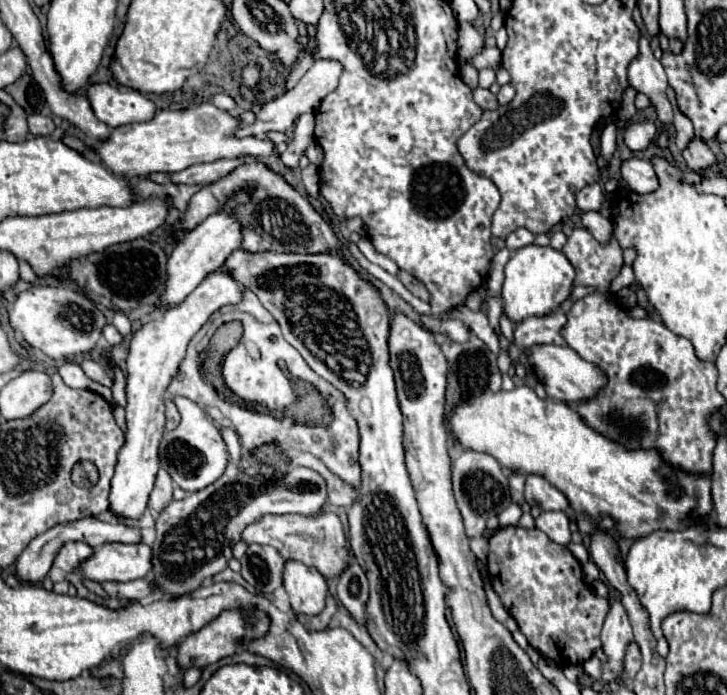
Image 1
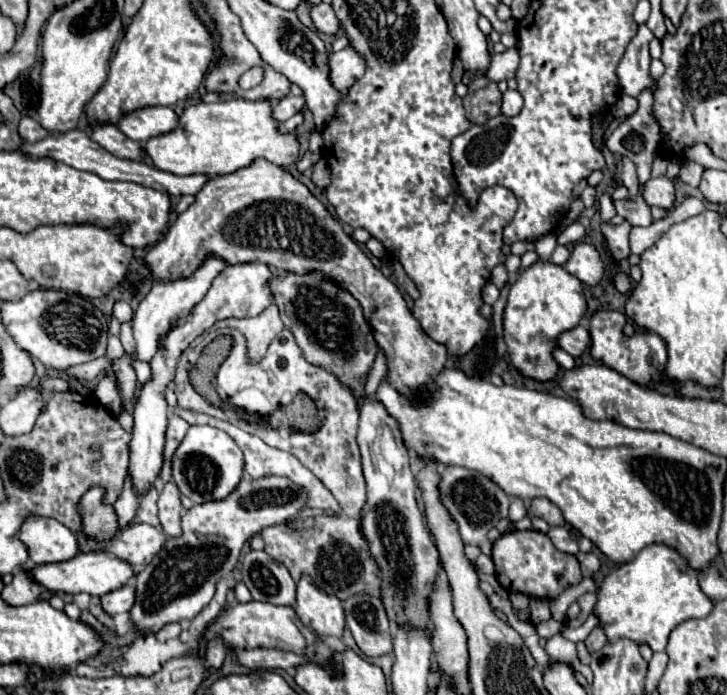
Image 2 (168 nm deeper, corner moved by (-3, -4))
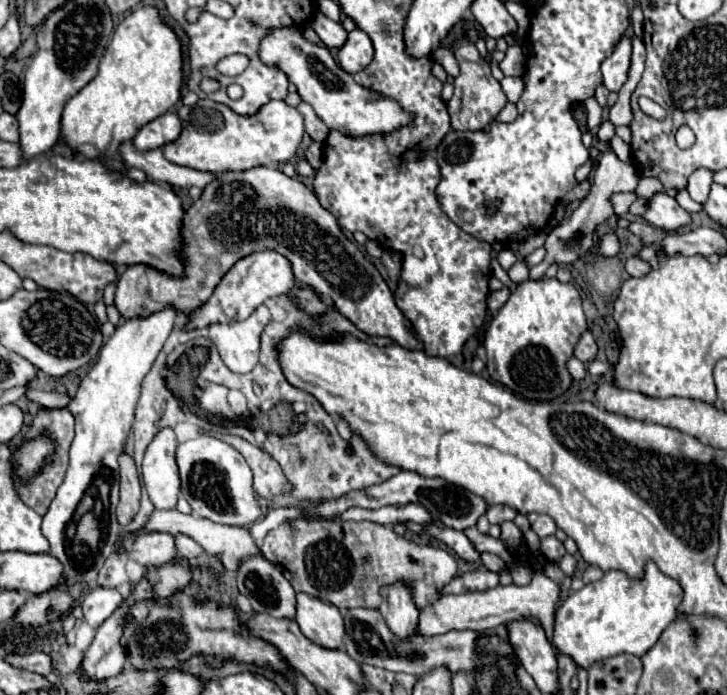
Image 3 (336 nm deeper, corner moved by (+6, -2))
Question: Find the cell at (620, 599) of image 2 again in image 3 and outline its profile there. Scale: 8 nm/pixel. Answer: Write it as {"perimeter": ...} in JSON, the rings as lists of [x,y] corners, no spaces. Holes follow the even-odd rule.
{"perimeter":[[[653,560],[647,562],[645,574],[641,578],[631,578],[623,570],[609,570],[601,580],[585,584],[581,590],[571,592],[571,596],[563,602],[563,606],[555,614],[555,632],[553,642],[559,652],[569,654],[577,666],[591,666],[595,660],[609,658],[615,654],[635,654],[643,656],[661,636],[661,632],[677,618],[677,608],[683,600],[683,588],[677,580],[665,576]]]}

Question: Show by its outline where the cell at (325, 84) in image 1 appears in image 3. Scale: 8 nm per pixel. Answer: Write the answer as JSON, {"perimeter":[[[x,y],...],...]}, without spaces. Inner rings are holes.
{"perimeter":[[[353,30],[349,32],[345,44],[337,52],[337,62],[347,74],[357,74],[363,70],[373,58],[373,44],[365,32]]]}

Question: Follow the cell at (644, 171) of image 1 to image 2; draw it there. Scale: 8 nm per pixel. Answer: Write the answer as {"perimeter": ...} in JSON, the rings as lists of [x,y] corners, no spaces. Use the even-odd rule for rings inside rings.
{"perimeter":[[[664,176],[664,178],[652,178],[646,186],[644,186],[644,200],[648,202],[648,206],[658,206],[664,210],[672,210],[674,208],[674,184]]]}

